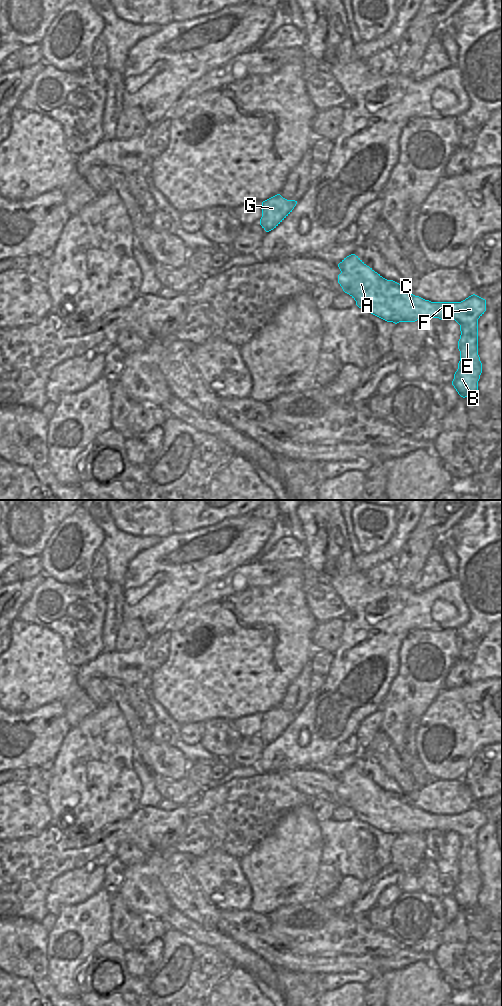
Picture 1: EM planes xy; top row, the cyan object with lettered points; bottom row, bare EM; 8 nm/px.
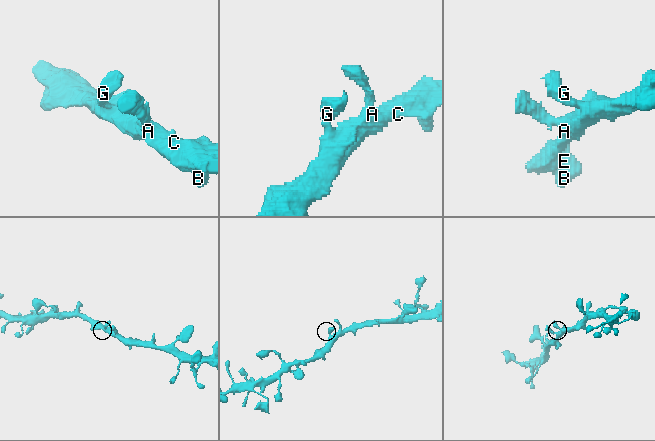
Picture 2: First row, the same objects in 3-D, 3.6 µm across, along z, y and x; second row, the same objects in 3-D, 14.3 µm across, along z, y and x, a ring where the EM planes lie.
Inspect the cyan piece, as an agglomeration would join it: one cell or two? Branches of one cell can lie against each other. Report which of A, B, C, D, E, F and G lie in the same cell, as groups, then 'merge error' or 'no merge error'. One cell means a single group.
groups A B C D E F G; no merge error

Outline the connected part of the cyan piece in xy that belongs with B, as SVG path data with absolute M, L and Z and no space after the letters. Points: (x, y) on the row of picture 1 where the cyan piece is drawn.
M355 254L344 258L338 264L338 267L341 271L338 275L338 283L343 291L356 301L356 305L359 308L387 322L395 324L399 322L415 322L417 320L426 322L429 318L439 318L441 320L451 318L455 320L460 325L461 331L458 341L460 361L454 374L452 385L463 398L478 392L478 381L482 373L482 363L478 355L478 319L486 311L485 299L473 294L461 302L431 302L425 300L411 294L399 283L383 278Z

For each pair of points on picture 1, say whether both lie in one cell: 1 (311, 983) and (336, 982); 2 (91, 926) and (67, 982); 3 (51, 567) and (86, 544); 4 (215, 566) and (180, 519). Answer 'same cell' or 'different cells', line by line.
1: different cells
2: same cell
3: same cell
4: different cells

